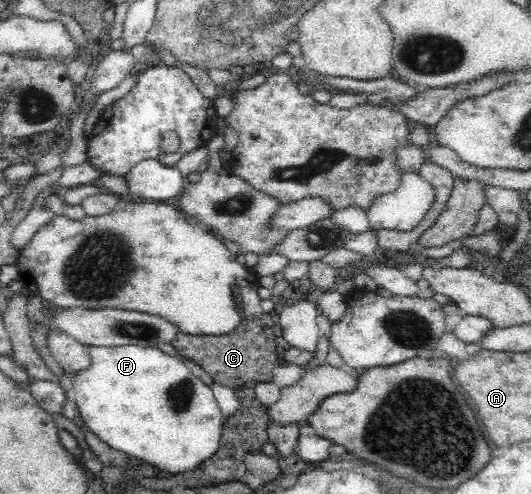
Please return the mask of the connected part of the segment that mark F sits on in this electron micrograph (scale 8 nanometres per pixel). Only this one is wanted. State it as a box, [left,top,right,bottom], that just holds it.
[67,344,224,473]

